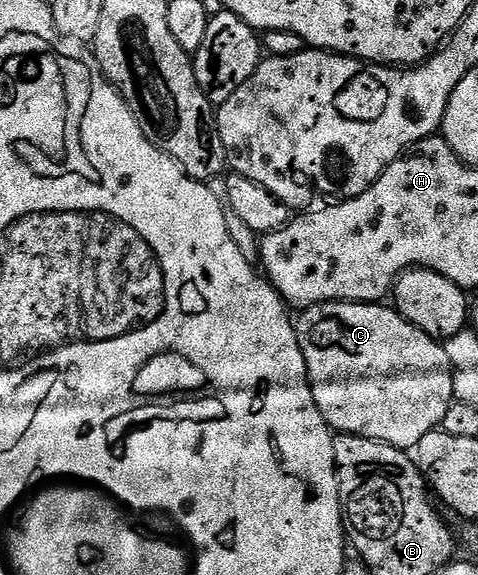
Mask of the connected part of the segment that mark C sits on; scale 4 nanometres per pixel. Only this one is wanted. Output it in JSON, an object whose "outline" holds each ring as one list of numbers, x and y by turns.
{"outline":[[381,302,316,304,296,317,295,327,303,358,307,362,315,406,319,406,334,433,362,436,402,450,413,450,423,434,431,434,441,428,447,410,455,403,453,367,442,341,433,340,419,330,419,326,407,322,407,318,399,315,396,308,385,306]]}

